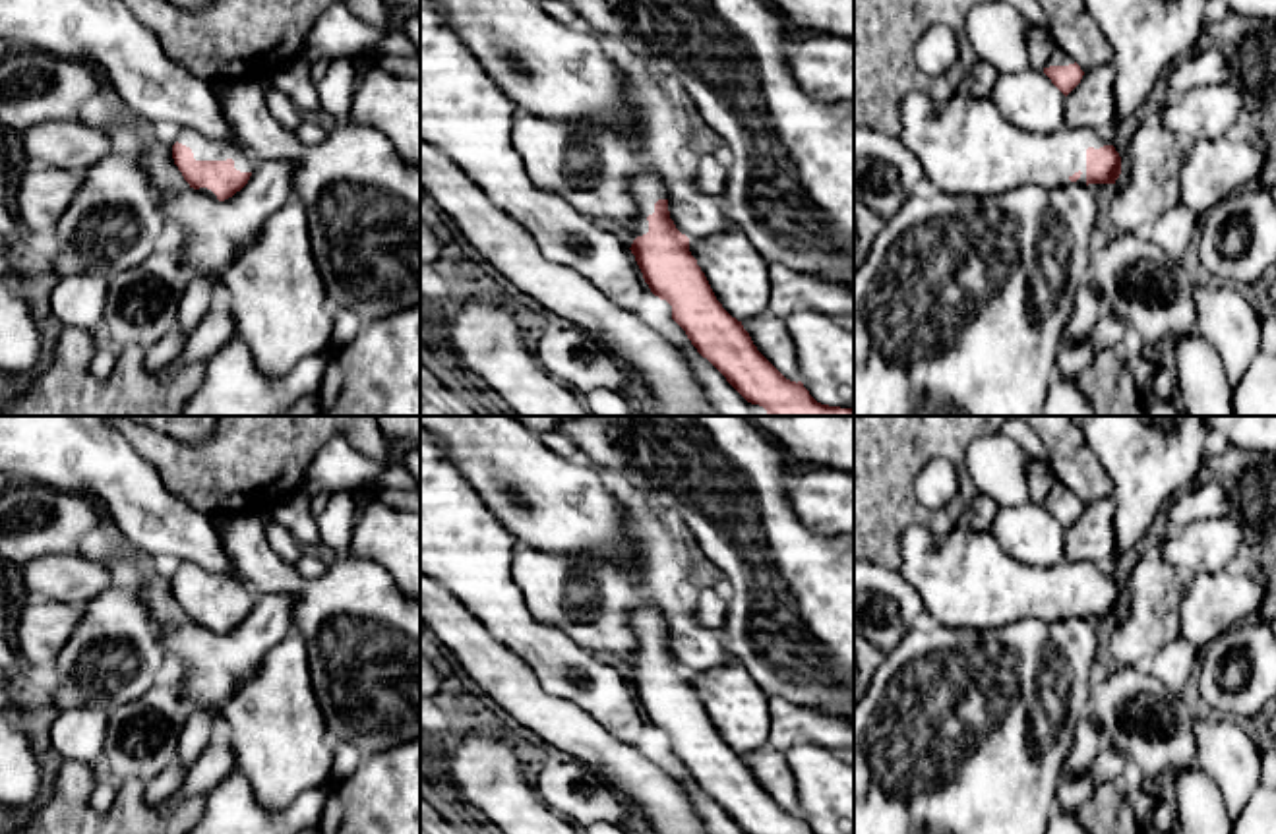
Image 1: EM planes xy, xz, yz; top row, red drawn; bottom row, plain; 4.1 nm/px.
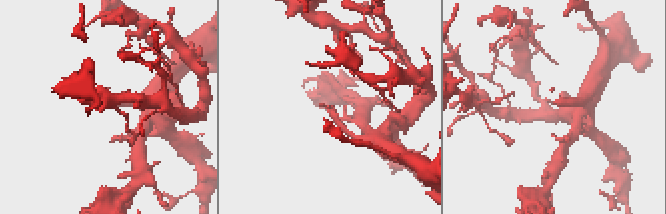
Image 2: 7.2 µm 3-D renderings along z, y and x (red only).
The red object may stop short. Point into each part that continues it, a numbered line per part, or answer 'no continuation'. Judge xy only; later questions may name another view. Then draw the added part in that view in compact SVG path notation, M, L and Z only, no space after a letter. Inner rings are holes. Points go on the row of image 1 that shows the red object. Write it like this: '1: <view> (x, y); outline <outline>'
1: xy (204, 149); outline M182 132L176 139L178 143L192 149L196 161L234 161L234 168L240 172L254 172L256 157L240 143L227 139L209 139L197 132Z

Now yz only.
1: yz (967, 148); outline M922 93L900 99L900 135L922 164L927 188L980 199L1017 190L1026 184L1040 188L1086 186L1086 149L1111 145L1109 135L1098 132L1036 134L1015 128L989 97L955 95L949 101L933 101Z

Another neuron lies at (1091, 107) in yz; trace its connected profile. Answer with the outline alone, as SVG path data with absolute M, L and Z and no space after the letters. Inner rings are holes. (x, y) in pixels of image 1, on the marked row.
M1113 60L1084 72L1080 83L1065 97L1063 126L1069 132L1111 132L1115 126Z

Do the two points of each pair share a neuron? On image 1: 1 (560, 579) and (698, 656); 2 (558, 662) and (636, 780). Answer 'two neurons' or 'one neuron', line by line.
1: one neuron
2: two neurons

